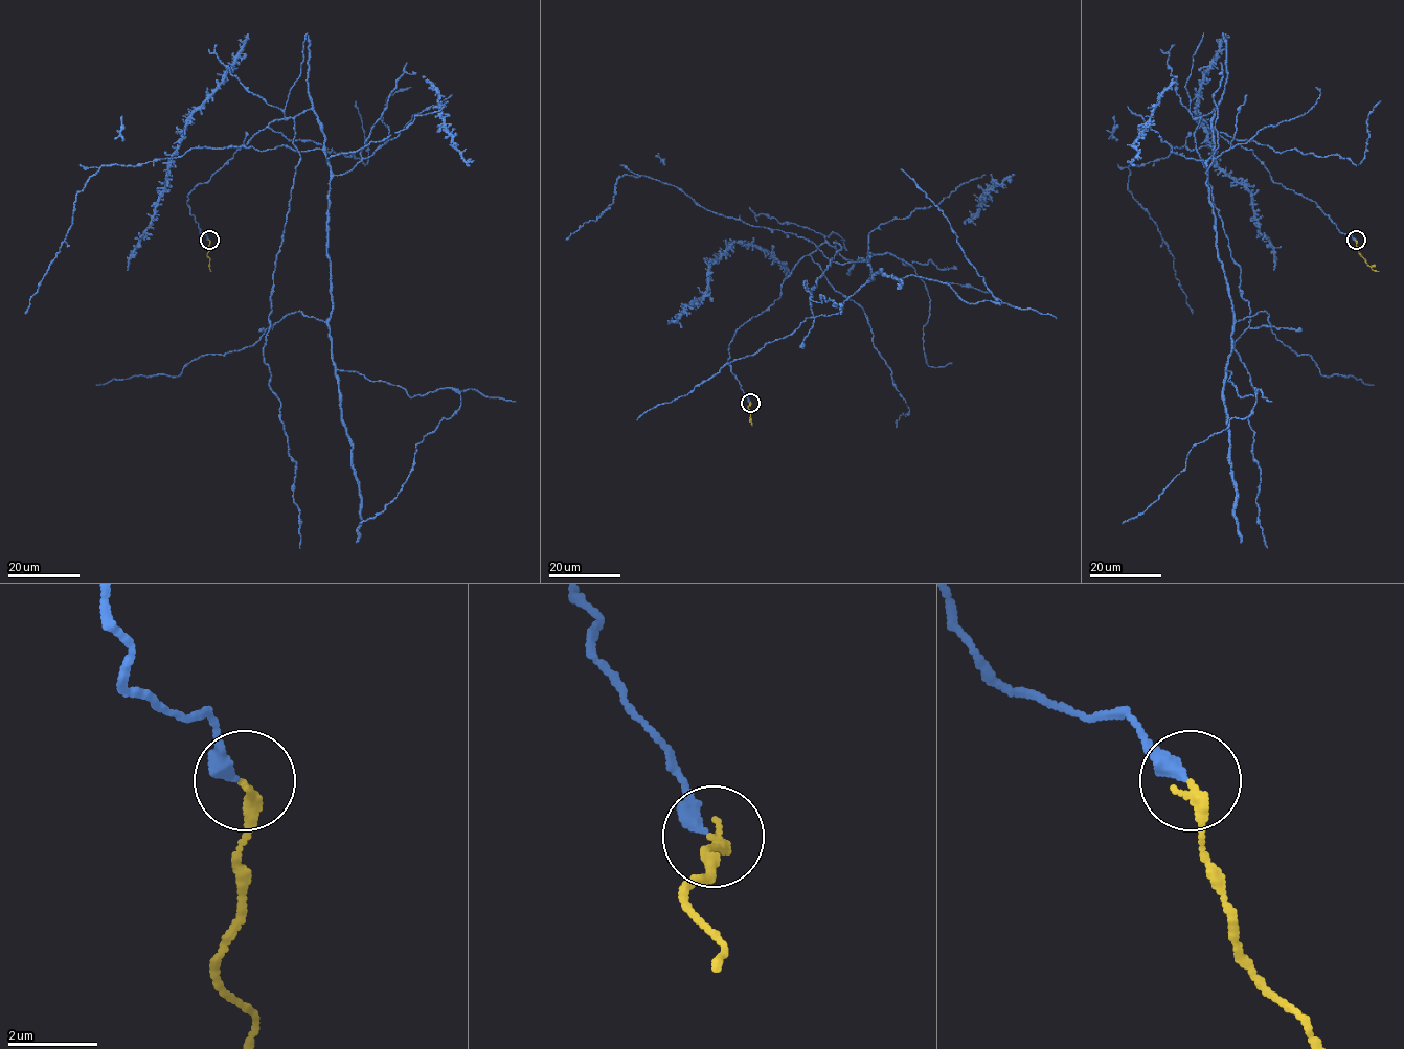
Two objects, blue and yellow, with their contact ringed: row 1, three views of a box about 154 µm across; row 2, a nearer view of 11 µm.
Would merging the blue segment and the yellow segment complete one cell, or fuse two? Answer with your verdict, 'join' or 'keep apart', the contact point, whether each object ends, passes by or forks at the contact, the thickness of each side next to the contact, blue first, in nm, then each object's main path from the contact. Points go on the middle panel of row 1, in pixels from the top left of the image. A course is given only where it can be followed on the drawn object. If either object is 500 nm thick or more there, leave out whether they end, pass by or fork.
join; at (750, 403); blue ends there; yellow ends there; 360 nm thick on the blue side, 280 nm on the other; blue runs (749, 402), (728, 345), (823, 243), (870, 253), (868, 279), (912, 274), (1002, 303), (901, 169); yellow runs (750, 402), (747, 407), (751, 411), (752, 426)

